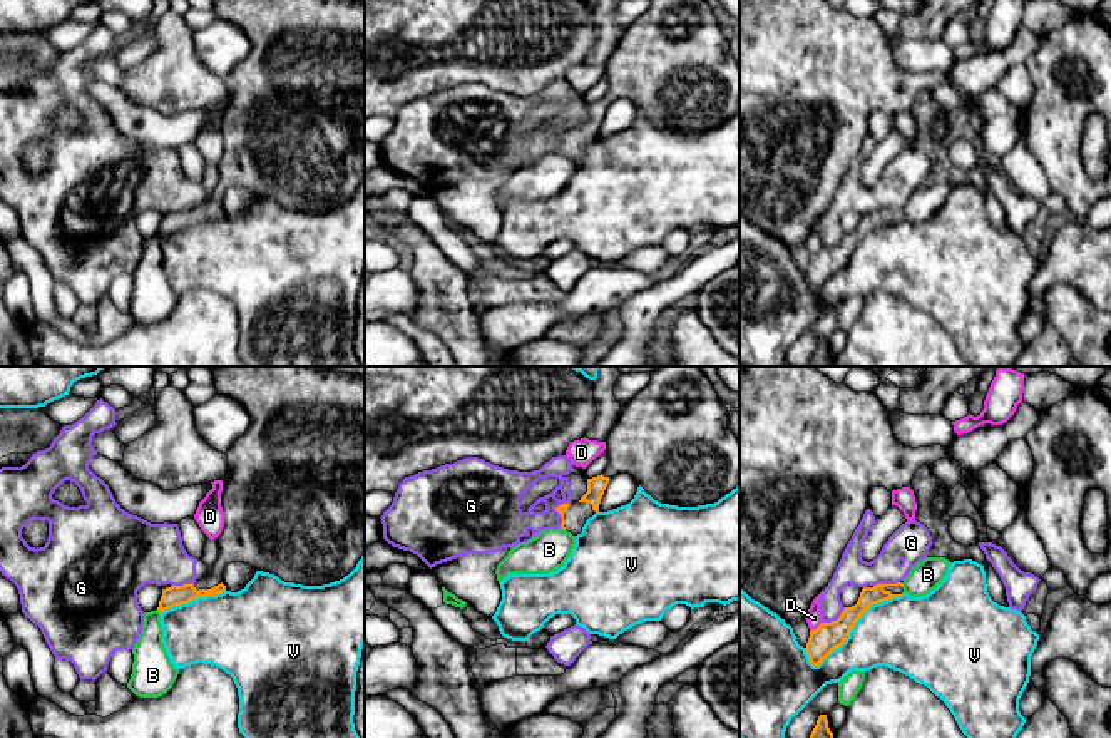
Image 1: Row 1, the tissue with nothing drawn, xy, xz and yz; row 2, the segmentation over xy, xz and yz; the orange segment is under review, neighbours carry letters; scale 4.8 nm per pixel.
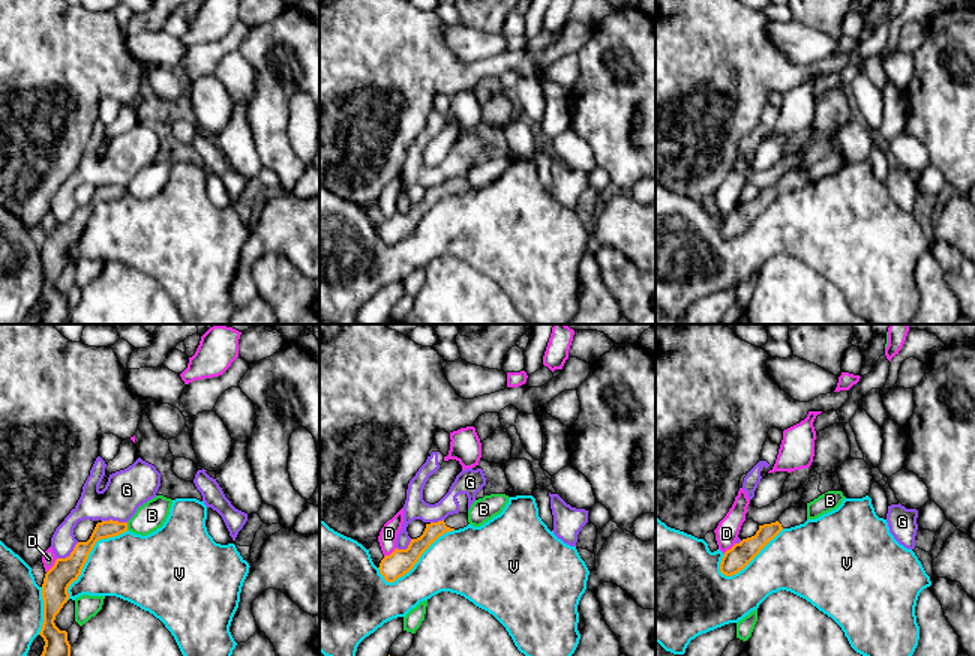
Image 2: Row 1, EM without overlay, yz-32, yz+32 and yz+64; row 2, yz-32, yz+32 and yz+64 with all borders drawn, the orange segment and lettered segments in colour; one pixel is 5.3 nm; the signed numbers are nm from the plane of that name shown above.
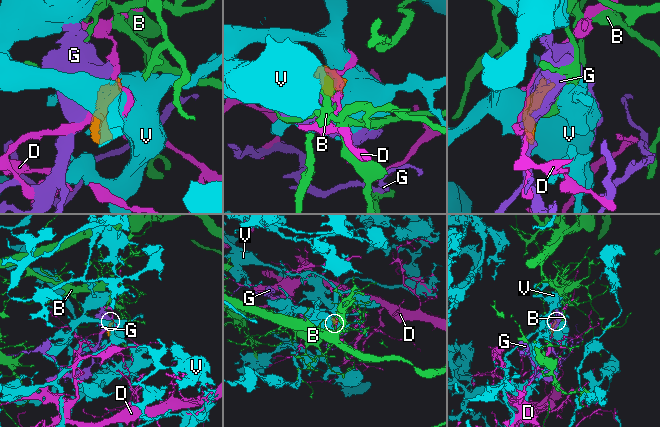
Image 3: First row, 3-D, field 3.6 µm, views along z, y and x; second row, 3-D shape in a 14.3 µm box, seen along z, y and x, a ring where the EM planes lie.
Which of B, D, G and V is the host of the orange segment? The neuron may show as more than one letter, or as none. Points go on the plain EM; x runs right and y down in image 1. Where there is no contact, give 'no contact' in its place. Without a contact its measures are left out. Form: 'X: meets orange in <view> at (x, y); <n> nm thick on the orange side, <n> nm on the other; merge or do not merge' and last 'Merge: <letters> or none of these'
B: meets orange in xy at (159, 236); 100 nm thick on the orange side, 170 nm on the other; do not merge
D: meets orange in yz at (817, 253); 140 nm thick on the orange side, 80 nm on the other; do not merge
G: meets orange in yz at (885, 210); 90 nm thick on the orange side, 190 nm on the other; do not merge
V: meets orange in yz at (854, 250); 140 nm thick on the orange side, 360 nm on the other; do not merge
Merge: none of these

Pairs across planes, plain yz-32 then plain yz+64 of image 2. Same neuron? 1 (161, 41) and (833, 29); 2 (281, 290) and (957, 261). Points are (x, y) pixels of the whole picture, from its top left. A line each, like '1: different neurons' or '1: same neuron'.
1: different neurons
2: same neuron

